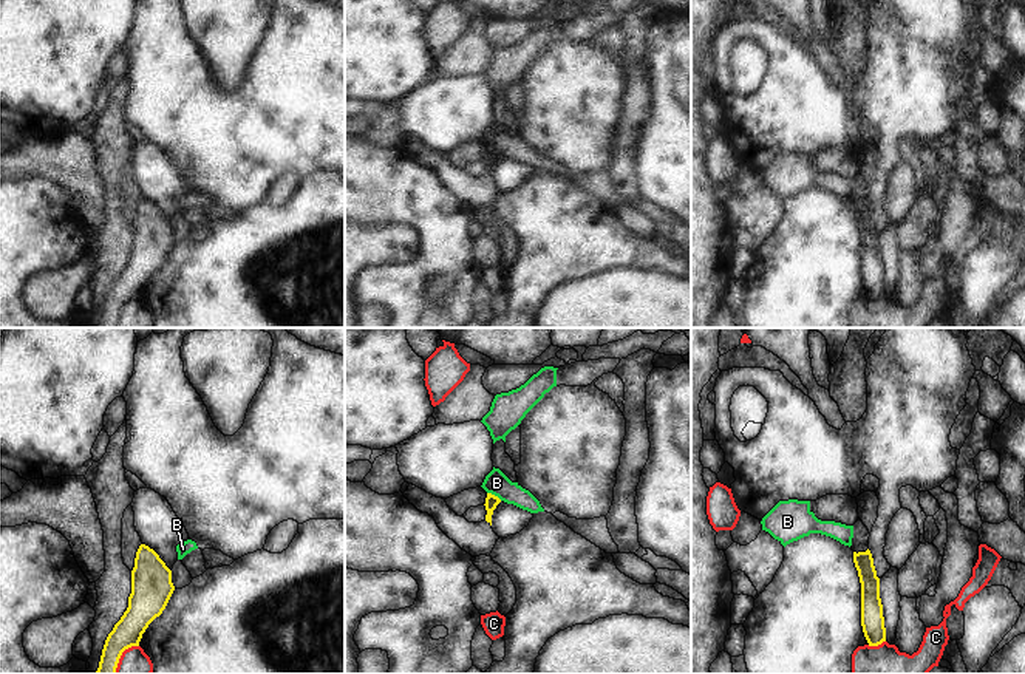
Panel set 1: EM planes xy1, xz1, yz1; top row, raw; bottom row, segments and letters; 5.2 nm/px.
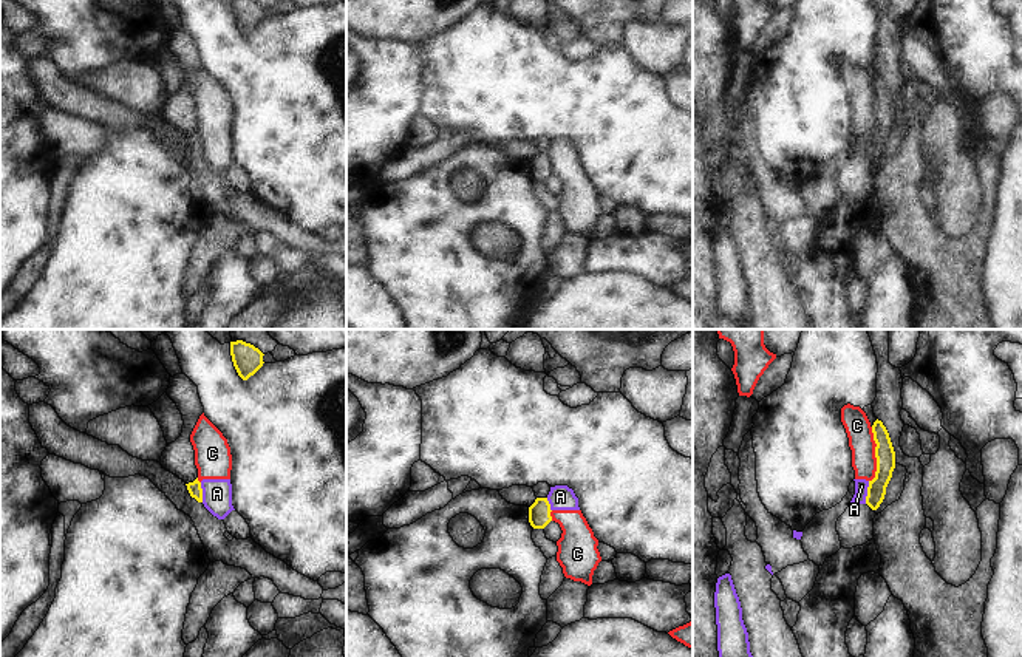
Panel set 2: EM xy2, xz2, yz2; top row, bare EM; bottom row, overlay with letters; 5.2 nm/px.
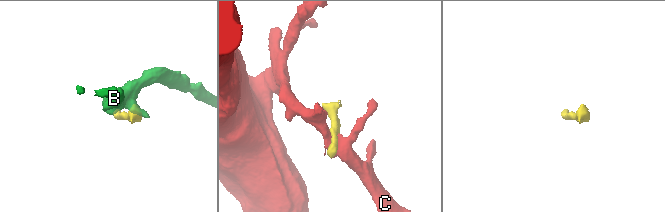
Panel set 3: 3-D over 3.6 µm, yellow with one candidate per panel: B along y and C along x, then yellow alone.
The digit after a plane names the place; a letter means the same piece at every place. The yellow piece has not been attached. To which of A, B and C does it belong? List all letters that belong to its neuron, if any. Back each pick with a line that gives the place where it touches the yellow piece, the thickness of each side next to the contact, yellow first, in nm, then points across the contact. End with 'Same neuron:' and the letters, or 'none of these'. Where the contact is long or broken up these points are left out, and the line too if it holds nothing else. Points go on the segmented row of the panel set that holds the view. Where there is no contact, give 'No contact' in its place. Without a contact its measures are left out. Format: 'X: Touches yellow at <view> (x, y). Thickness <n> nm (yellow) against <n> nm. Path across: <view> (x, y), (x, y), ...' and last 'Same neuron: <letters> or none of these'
Same neuron: none of these

